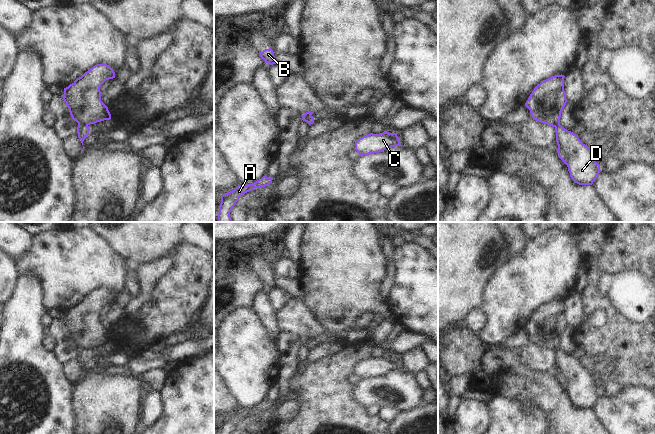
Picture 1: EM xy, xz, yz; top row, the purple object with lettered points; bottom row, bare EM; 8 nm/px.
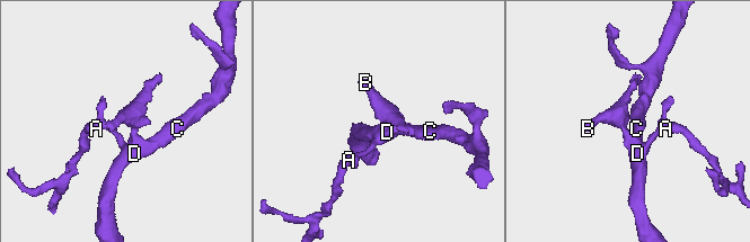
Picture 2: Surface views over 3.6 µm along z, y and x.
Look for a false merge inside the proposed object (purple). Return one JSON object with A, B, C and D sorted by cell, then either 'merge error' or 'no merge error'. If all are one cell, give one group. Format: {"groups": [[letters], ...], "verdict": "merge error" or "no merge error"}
{"groups": [["A", "C", "D"], ["B"]], "verdict": "merge error"}

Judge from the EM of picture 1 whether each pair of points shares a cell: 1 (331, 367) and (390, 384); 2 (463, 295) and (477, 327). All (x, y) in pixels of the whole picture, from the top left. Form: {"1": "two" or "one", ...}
{"1": "two", "2": "two"}

